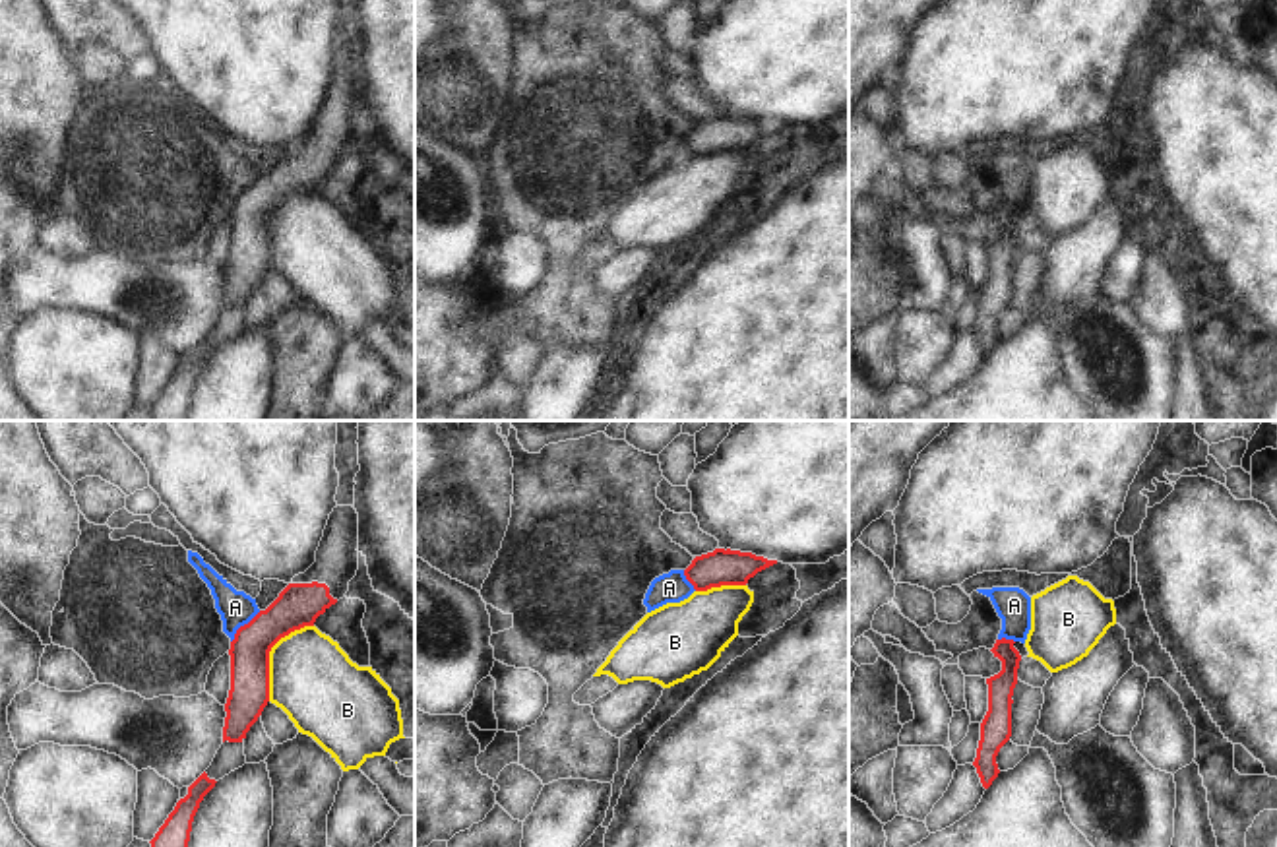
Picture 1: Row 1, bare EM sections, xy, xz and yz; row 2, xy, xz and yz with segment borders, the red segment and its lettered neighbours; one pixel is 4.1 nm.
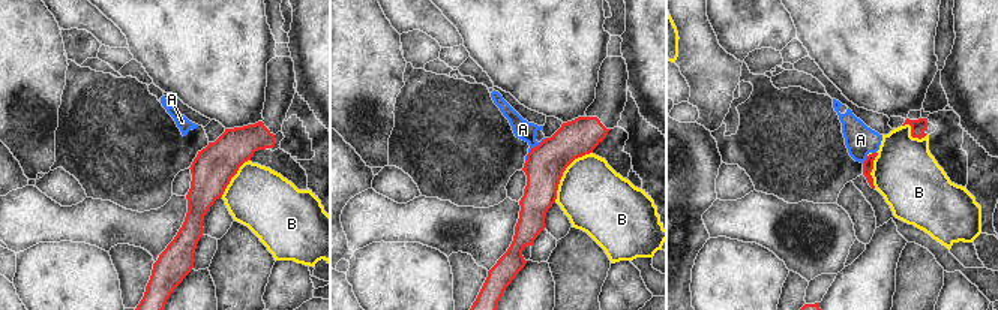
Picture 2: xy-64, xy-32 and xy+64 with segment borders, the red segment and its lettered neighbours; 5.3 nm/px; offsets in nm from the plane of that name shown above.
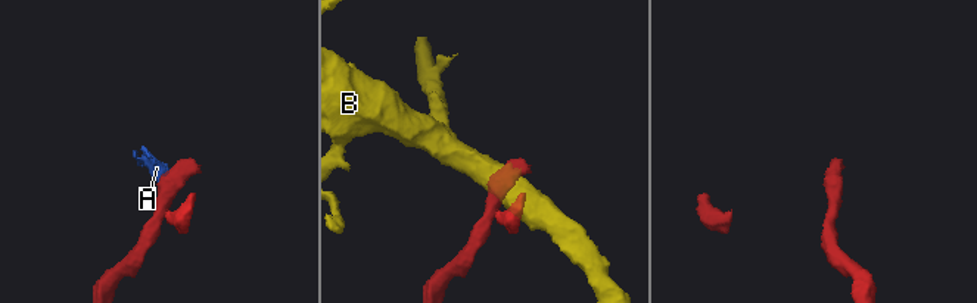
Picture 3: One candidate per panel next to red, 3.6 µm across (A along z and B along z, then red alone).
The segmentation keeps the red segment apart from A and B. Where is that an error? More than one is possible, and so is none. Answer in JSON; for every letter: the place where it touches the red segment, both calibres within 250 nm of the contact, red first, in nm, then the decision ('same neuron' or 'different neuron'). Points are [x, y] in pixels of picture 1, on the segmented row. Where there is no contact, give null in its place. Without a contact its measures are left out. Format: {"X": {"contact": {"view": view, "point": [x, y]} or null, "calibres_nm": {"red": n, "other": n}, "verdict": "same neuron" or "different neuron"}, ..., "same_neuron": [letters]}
{"A": {"contact": {"view": "xy", "point": [245, 625]}, "calibres_nm": {"red": 180, "other": 140}, "verdict": "different neuron"}, "B": {"contact": {"view": "xy", "point": [268, 654]}, "calibres_nm": {"red": 180, "other": 360}, "verdict": "different neuron"}, "same_neuron": []}

